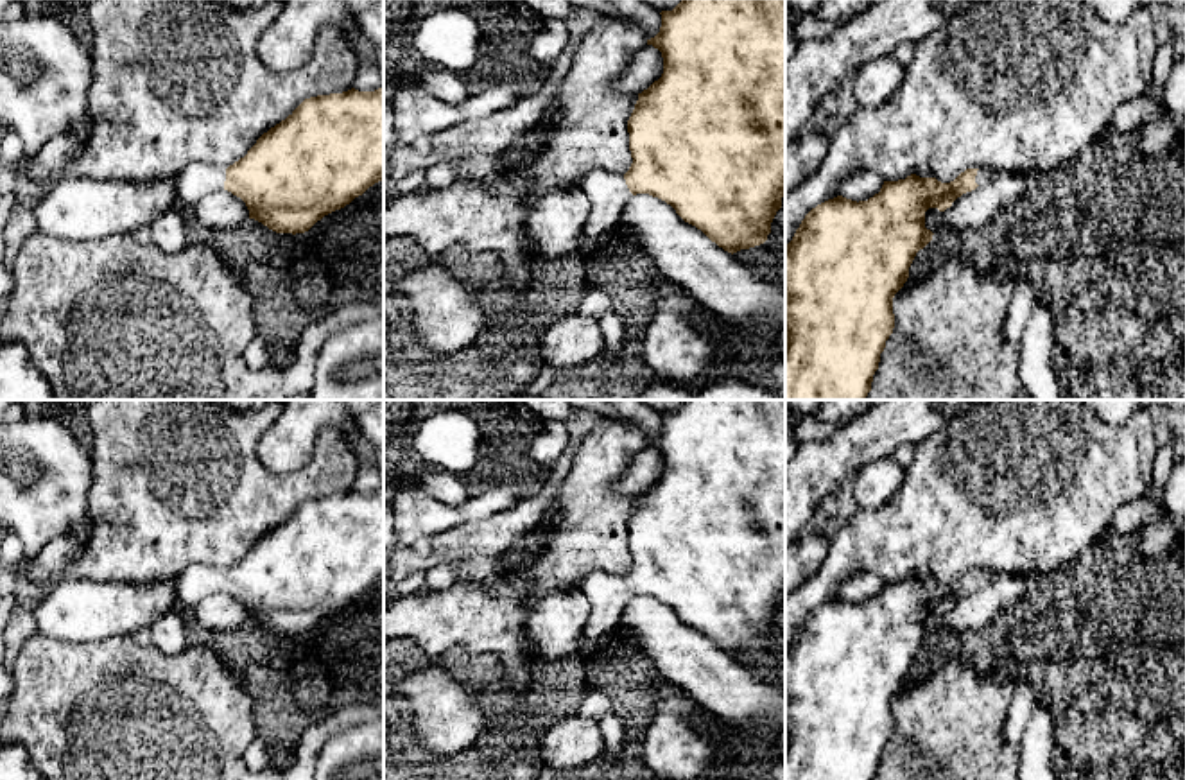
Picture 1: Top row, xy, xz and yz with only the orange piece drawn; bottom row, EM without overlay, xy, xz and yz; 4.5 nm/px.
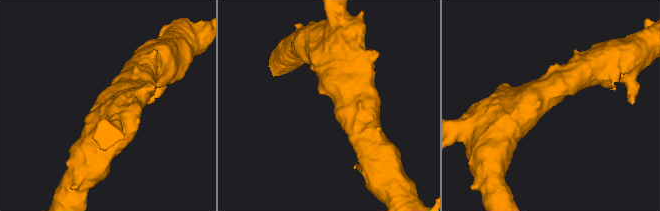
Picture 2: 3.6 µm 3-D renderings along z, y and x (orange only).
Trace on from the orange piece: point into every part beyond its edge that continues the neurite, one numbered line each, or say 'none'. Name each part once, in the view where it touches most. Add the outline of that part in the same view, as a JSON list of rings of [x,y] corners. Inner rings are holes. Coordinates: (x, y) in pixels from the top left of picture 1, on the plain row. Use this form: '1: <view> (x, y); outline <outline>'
1: xy (198, 581); outline [[[190,565],[177,579],[179,601],[192,610],[203,597],[222,592],[226,583],[226,570],[212,565]]]

